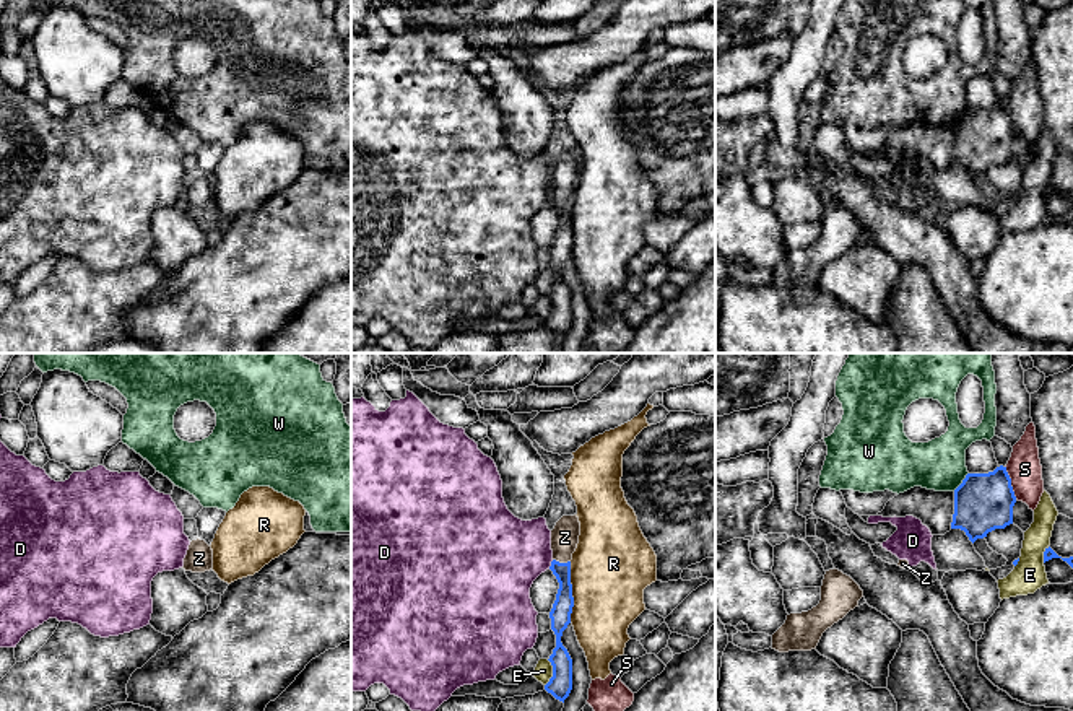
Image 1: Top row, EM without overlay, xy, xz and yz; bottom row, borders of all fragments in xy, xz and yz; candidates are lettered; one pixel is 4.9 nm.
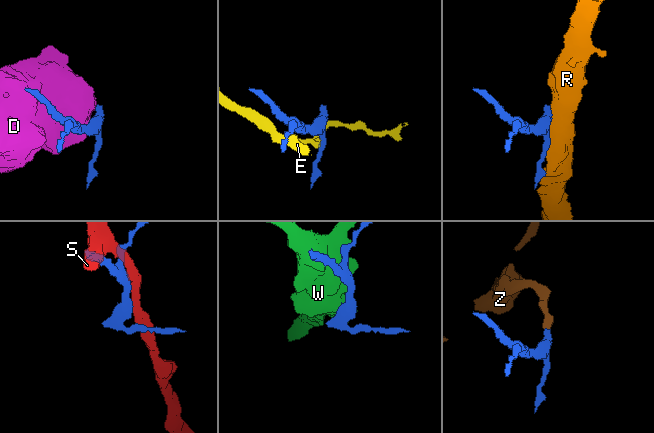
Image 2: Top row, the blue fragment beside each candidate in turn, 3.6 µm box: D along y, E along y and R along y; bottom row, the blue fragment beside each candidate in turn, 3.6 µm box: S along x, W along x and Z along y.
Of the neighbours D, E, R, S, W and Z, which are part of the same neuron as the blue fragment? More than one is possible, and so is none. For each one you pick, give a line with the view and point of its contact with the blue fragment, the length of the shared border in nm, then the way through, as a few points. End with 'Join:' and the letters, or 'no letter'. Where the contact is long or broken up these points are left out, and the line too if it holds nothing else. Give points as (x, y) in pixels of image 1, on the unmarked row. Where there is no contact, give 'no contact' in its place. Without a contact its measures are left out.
Z: contact xz (561, 199); length 90 nm; way xz (561, 246), (564, 238), (561, 199), (564, 173)
Join: Z

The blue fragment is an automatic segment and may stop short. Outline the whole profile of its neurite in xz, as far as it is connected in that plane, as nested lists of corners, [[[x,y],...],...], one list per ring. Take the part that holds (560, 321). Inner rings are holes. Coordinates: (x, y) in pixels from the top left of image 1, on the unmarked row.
[[[576,150],[563,151],[551,166],[553,197],[550,205],[559,218],[559,225],[550,247],[551,265],[556,270],[556,283],[548,294],[553,301],[553,312],[545,321],[545,325],[563,338],[572,325],[572,294],[567,285],[563,281],[561,272],[571,259],[571,249],[574,242],[571,195],[577,184],[579,171],[580,158]]]

